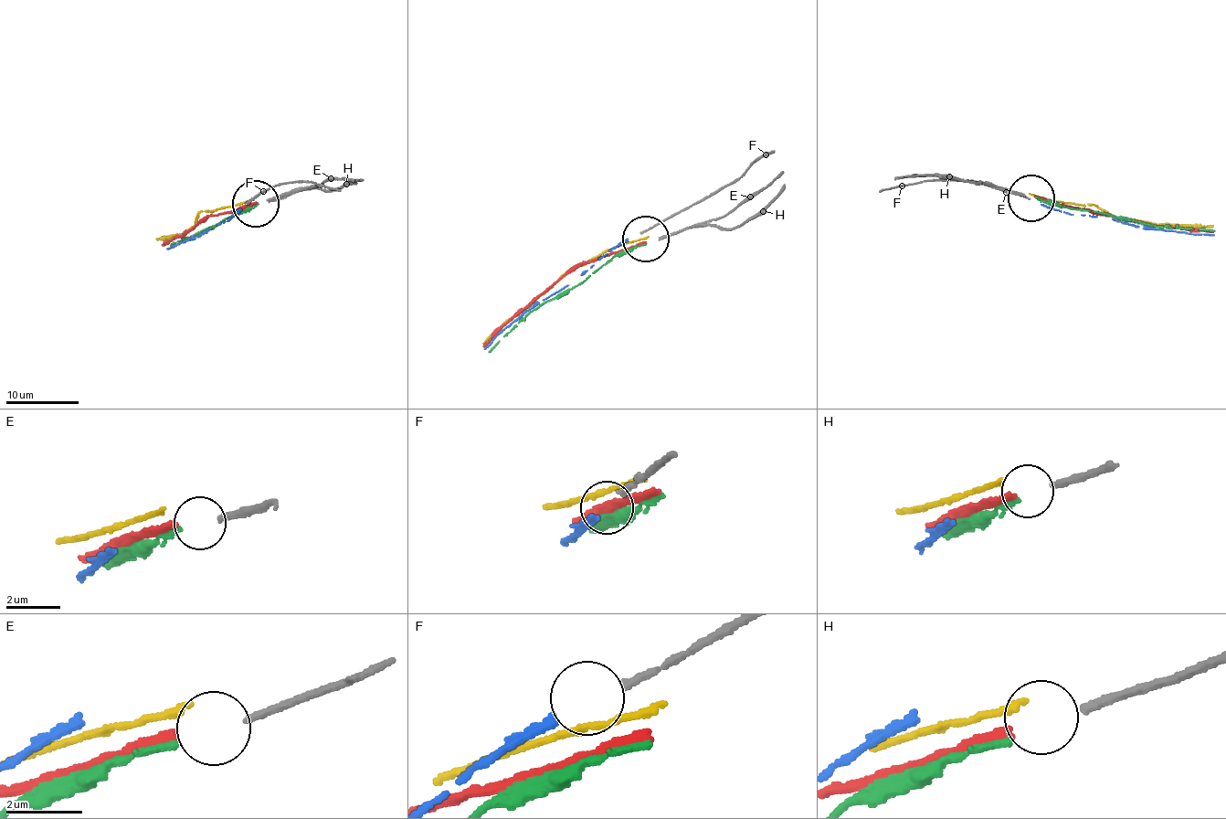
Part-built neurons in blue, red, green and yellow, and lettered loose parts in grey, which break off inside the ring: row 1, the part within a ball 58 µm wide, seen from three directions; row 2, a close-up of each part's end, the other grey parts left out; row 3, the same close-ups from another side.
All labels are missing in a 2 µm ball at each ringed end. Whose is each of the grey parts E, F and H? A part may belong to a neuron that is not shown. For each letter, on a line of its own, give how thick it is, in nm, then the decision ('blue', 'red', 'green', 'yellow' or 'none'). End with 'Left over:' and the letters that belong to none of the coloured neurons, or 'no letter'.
E: calibre 200 nm; green
F: calibre 190 nm; blue
H: calibre 240 nm; red
Left over: no letter

